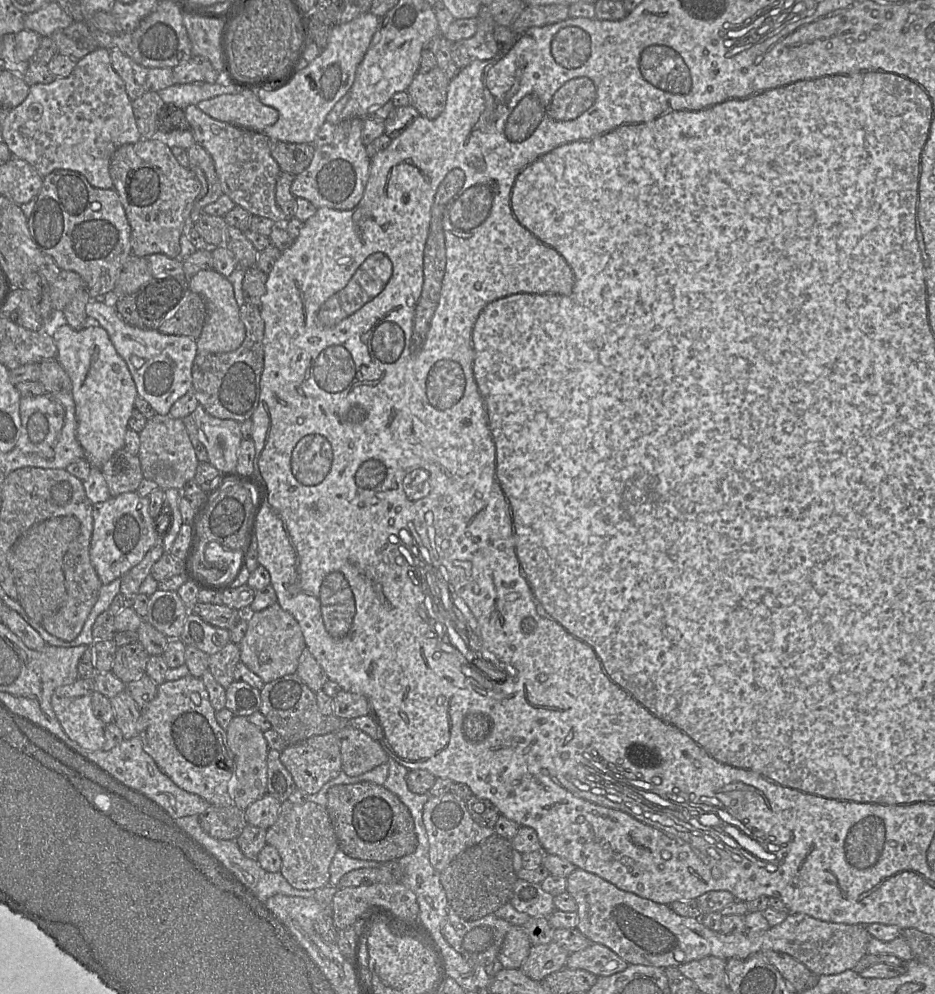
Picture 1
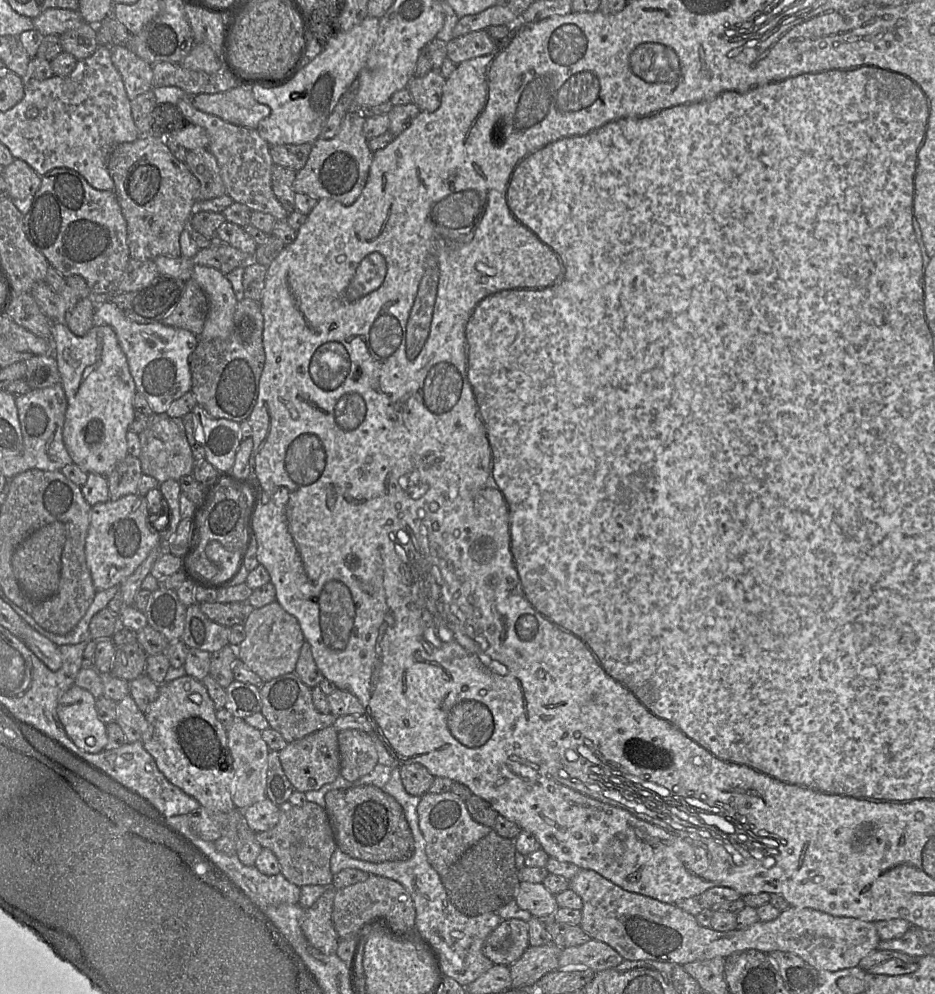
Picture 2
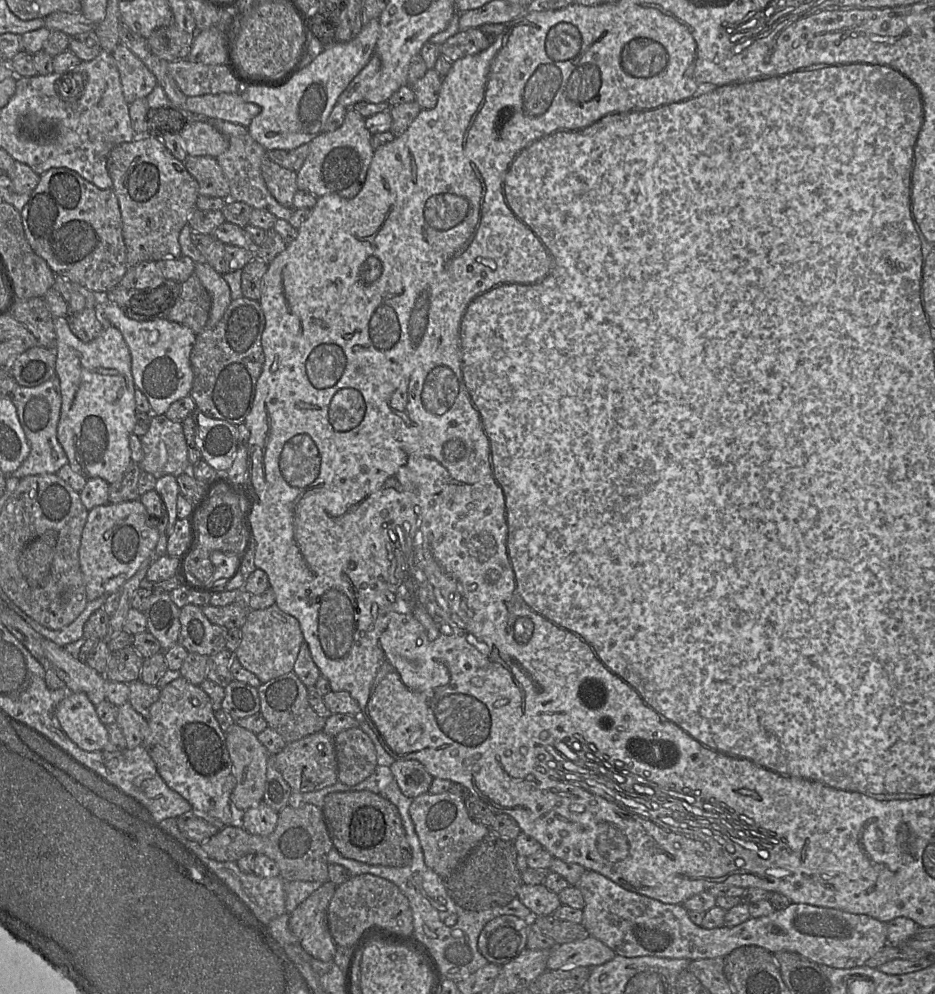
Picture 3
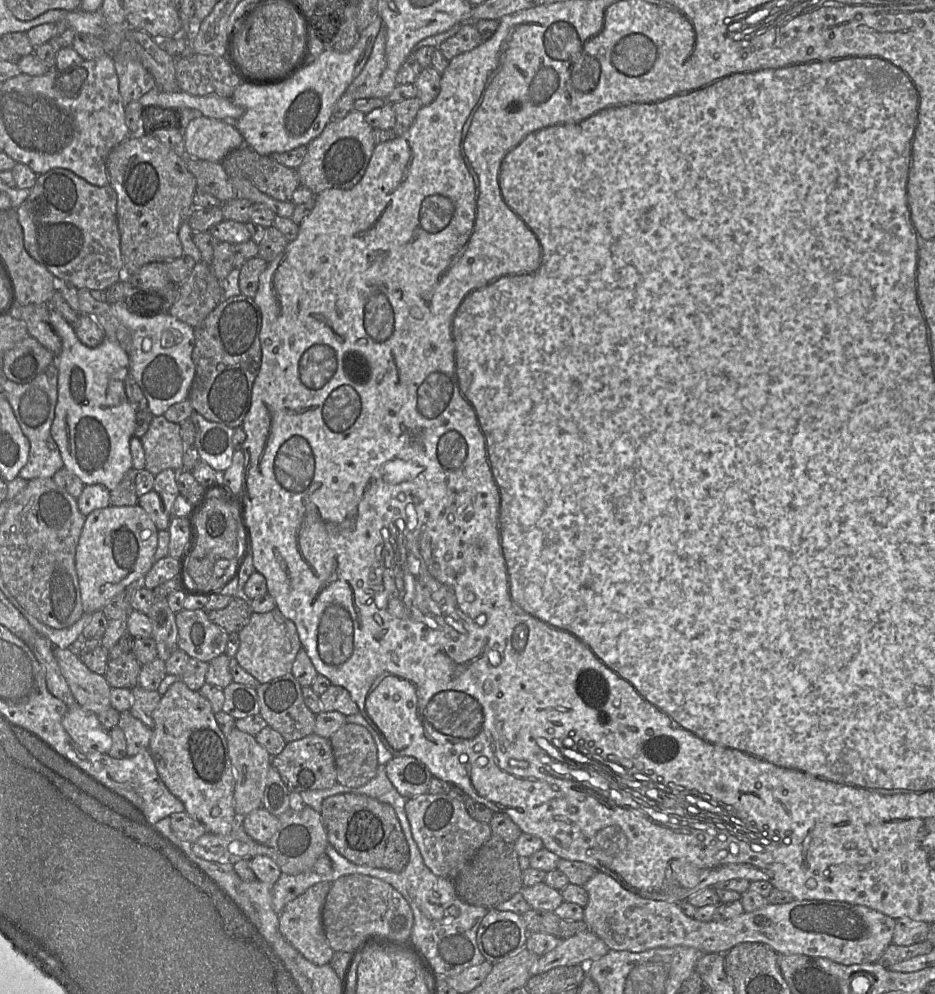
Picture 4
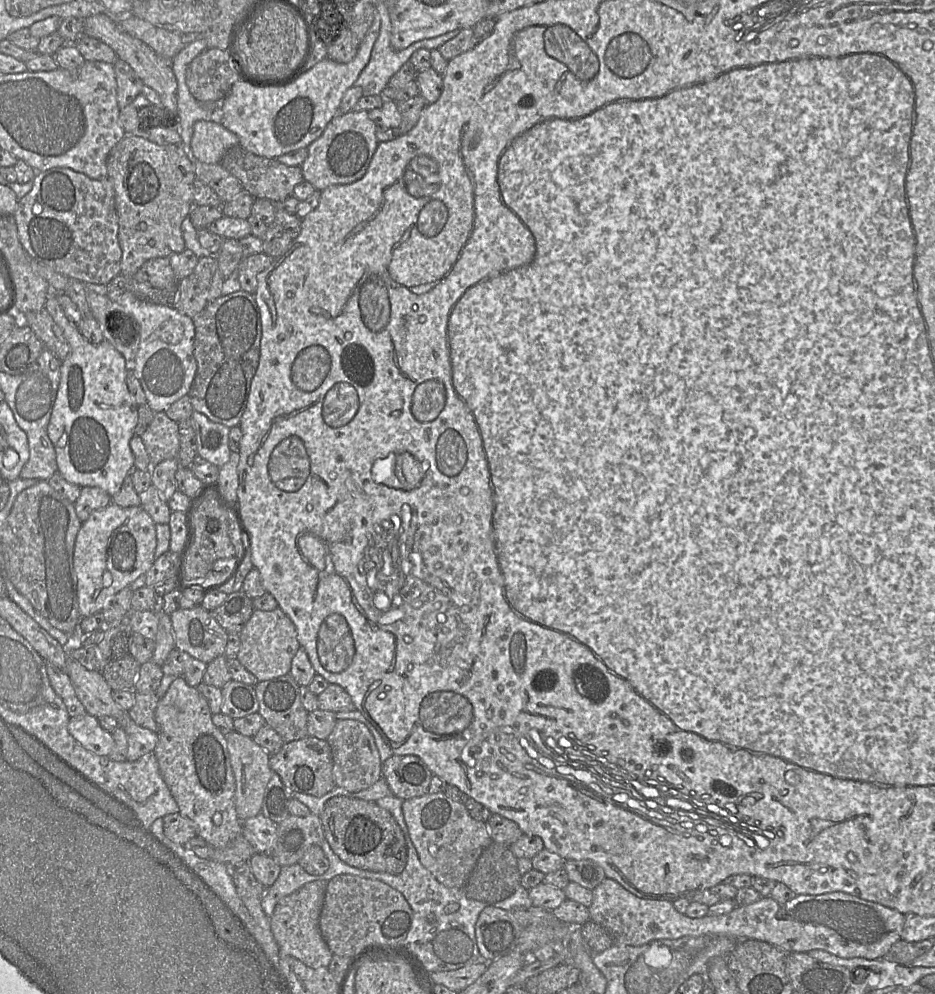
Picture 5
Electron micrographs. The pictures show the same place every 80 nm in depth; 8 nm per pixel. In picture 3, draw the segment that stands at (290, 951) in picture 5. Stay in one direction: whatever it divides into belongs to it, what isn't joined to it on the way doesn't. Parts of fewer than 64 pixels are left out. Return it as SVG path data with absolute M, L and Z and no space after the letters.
M330 881L322 884L301 902L289 917L289 928L301 947L313 958L333 961L335 944L328 927L327 911L336 885Z

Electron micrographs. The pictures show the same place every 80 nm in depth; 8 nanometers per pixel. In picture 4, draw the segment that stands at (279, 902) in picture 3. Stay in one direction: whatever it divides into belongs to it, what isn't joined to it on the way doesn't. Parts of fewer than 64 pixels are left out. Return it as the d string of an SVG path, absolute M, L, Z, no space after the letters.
M168 816L159 820L153 827L165 838L179 847L207 877L217 884L217 886L238 906L248 920L255 926L260 935L272 947L272 943L276 940L279 919L279 914L272 908L272 889L274 884L262 882L258 879L243 881L234 871L234 865L207 861L197 857L191 850L191 845L193 843L183 842L174 835L170 825L170 817Z

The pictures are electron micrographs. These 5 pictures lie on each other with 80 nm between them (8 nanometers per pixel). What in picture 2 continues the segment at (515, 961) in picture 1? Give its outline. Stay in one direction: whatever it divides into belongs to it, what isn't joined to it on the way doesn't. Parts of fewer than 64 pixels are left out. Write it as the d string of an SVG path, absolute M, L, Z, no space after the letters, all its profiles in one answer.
M503 920L486 939L482 952L494 964L509 966L529 947L528 923Z

